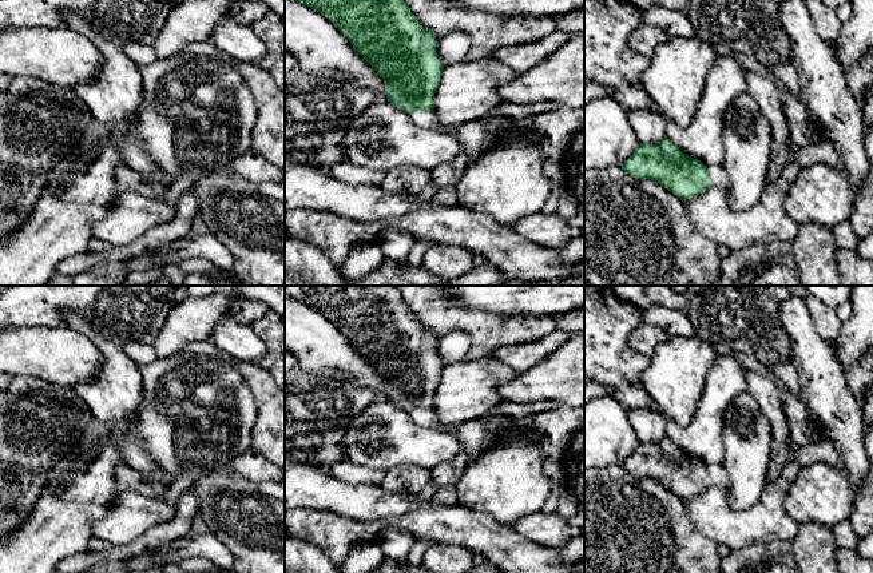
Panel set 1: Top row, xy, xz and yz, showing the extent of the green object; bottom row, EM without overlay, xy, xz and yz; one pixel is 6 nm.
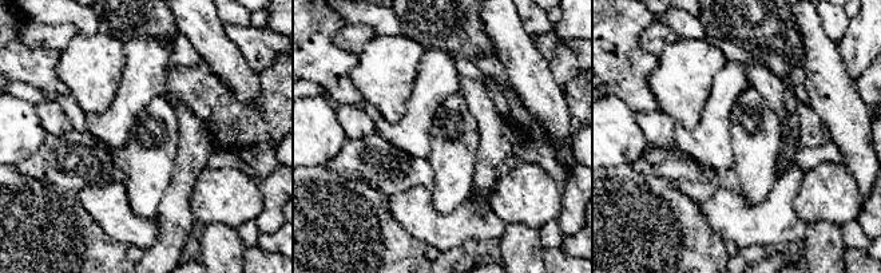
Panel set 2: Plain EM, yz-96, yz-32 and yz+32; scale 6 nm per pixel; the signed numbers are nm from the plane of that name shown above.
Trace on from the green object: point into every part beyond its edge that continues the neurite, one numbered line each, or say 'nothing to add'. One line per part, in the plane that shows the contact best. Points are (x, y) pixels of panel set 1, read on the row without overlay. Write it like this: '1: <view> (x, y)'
1: xz (425, 418)

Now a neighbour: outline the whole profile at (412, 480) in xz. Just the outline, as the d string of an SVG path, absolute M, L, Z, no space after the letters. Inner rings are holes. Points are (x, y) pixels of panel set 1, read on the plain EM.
M398 466L386 471L381 486L394 493L418 494L432 480L430 470L417 466Z

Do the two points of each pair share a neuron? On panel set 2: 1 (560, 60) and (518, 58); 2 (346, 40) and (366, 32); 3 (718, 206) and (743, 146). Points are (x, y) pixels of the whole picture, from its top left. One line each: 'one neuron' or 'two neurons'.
1: two neurons
2: one neuron
3: two neurons

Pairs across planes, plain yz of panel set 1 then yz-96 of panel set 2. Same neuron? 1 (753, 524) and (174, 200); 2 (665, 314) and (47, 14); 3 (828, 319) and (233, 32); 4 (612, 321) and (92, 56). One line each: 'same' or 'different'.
1: different
2: same
3: different
4: different

